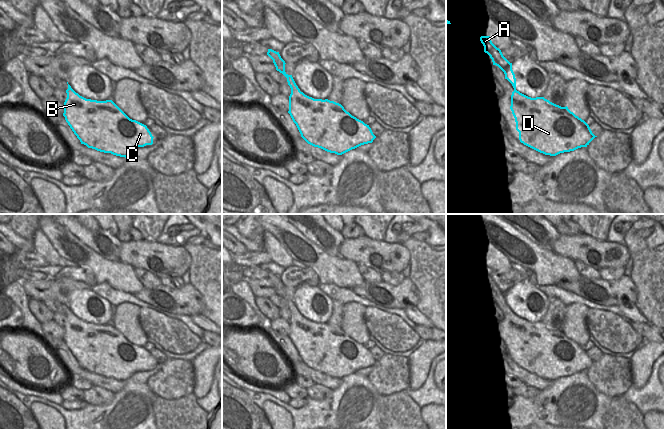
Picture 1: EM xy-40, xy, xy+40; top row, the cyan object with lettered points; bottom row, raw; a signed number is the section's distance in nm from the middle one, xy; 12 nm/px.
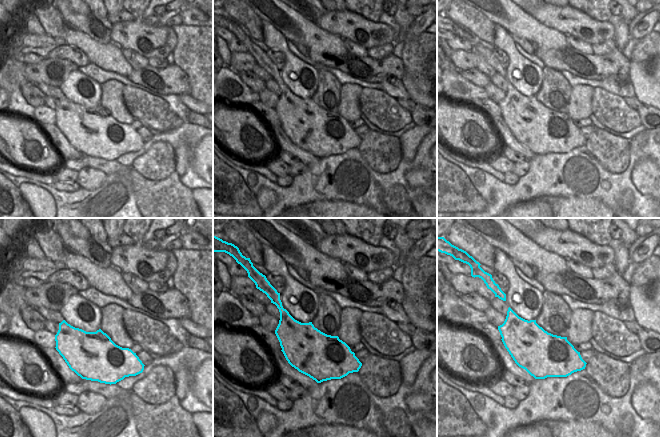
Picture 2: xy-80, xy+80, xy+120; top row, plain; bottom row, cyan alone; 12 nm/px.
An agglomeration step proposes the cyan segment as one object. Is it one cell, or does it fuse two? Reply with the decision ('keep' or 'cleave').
cleave

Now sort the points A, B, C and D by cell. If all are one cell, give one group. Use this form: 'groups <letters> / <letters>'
groups A / B C D

